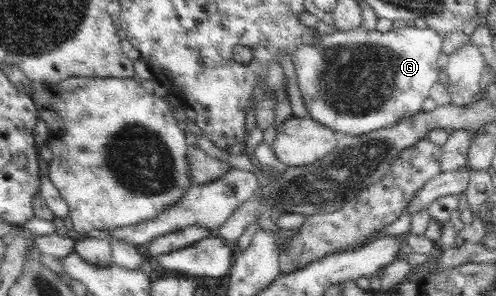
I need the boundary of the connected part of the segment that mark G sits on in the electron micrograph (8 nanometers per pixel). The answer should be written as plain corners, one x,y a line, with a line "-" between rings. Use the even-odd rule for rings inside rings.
414,24
386,32
368,31
361,26
327,32
314,45
299,45
292,58
302,102
313,119
336,133
361,136
393,126
402,118
422,110
423,100
430,96
431,87
438,82
437,64
443,40
435,28
426,25
419,28

